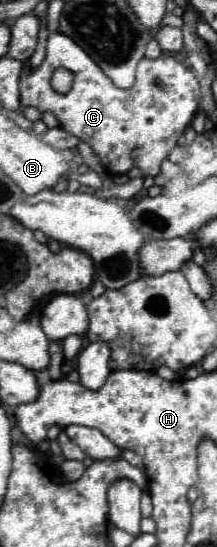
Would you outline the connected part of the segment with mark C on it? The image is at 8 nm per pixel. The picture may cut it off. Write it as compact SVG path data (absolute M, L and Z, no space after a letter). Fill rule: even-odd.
M52 32L48 36L46 44L46 58L38 70L30 70L28 66L24 68L20 76L20 102L22 106L34 106L40 112L52 112L60 126L70 132L72 136L84 140L90 144L90 148L100 156L100 162L106 170L110 170L110 176L116 174L126 174L130 168L138 166L144 176L156 176L160 172L162 160L170 154L170 150L176 146L176 140L184 134L184 130L190 126L196 110L198 110L198 100L200 100L200 84L194 76L194 72L176 60L174 56L162 54L154 60L142 58L136 70L136 84L128 90L122 90L114 86L114 82L102 72L102 68L66 34ZM56 68L68 68L74 72L74 84L68 94L58 94L50 86L50 78Z

